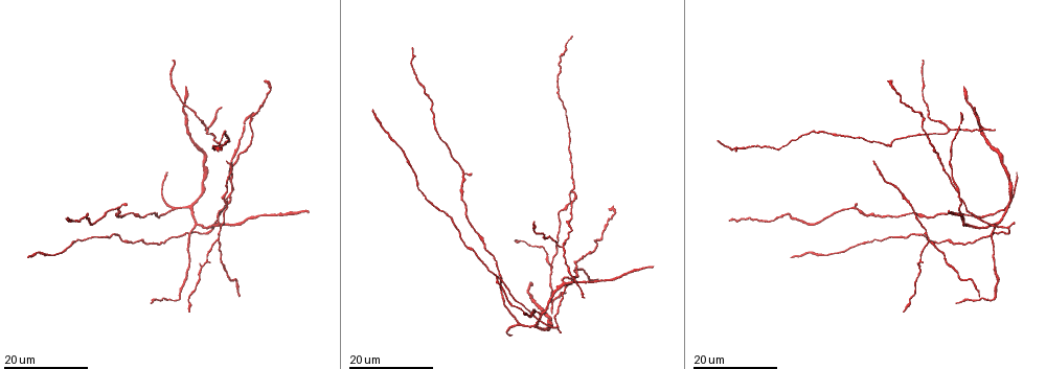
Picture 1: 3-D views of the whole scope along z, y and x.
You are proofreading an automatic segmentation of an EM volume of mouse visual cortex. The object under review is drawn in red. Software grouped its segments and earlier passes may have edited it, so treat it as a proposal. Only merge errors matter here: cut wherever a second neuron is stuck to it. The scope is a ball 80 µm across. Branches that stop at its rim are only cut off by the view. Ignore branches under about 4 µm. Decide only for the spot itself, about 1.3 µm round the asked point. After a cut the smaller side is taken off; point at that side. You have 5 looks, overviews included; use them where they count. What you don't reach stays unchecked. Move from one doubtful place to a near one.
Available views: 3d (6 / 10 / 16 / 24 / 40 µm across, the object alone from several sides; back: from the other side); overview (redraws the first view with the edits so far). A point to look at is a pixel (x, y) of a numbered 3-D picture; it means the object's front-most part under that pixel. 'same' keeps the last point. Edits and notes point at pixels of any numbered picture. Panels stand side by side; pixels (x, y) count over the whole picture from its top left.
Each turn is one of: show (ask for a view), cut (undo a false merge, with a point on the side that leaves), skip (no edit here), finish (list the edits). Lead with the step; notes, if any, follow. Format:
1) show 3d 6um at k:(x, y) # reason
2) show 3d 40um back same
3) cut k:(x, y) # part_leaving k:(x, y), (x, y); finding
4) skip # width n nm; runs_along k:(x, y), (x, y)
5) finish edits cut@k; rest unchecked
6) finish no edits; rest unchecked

show 3d 24um at 1:(565, 284) # branch point

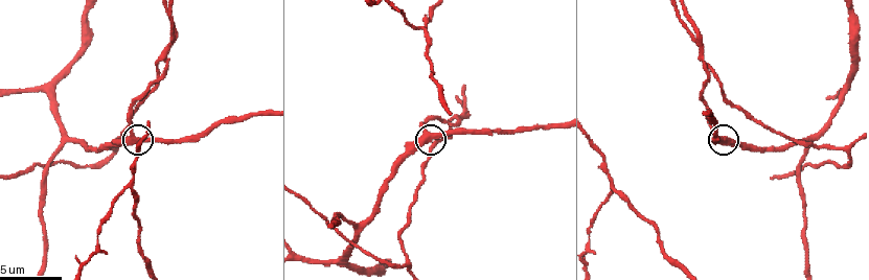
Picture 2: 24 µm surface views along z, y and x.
show 3d 10um at 2:(430, 134)

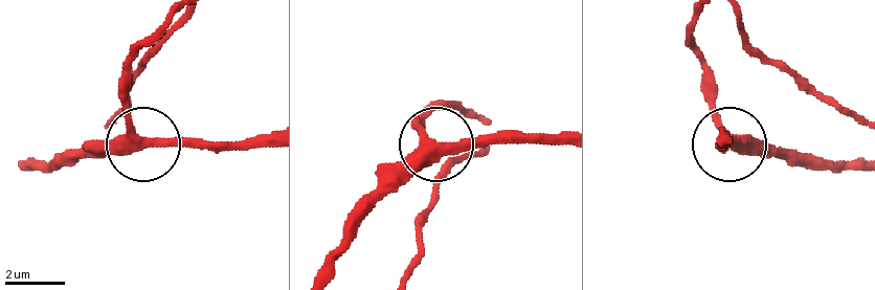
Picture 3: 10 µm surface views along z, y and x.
skip # arms 3; one neuron here

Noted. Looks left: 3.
show 3d 6um at 2:(420, 28) # a fork

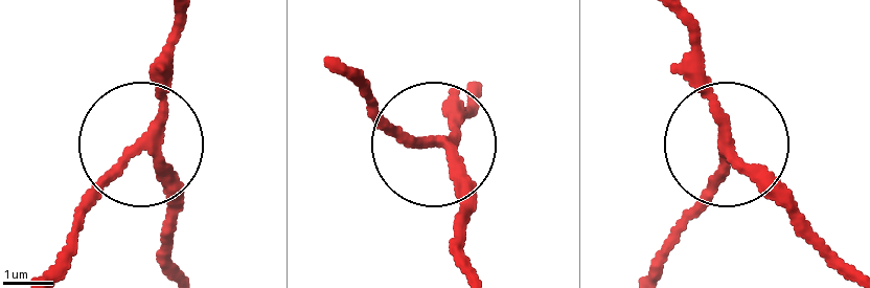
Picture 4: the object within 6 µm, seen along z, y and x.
cut 4:(94, 191) # width 210 nm; part_leaving 4:(141, 142), (62, 263); two neurons meet here

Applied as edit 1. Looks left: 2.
show 3d 24um at 1:(550, 267) # arms part here

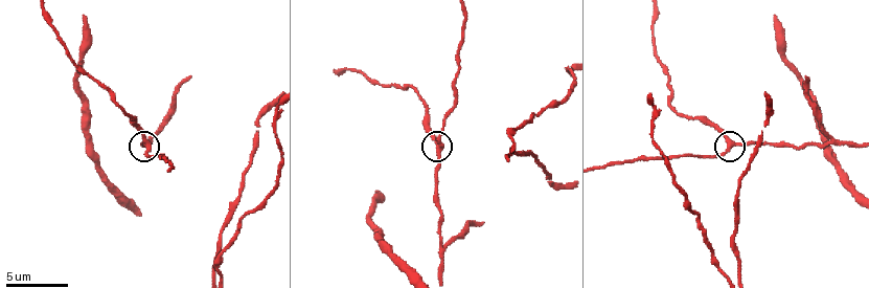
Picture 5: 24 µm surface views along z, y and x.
show 3d 10um at 5:(439, 145) # zoom in

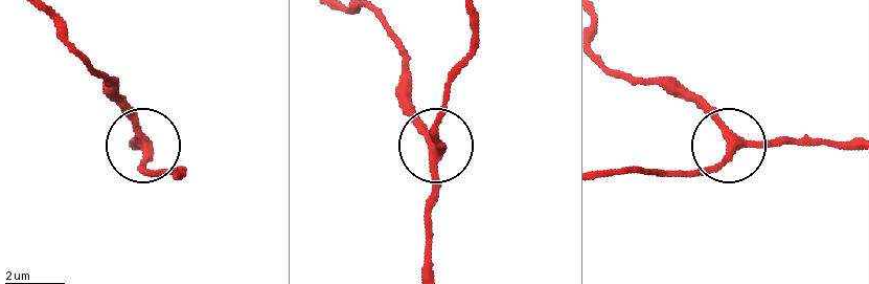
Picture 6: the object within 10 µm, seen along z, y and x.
skip # one neuron here

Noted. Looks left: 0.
finish edits cut@4; rest unchecked

